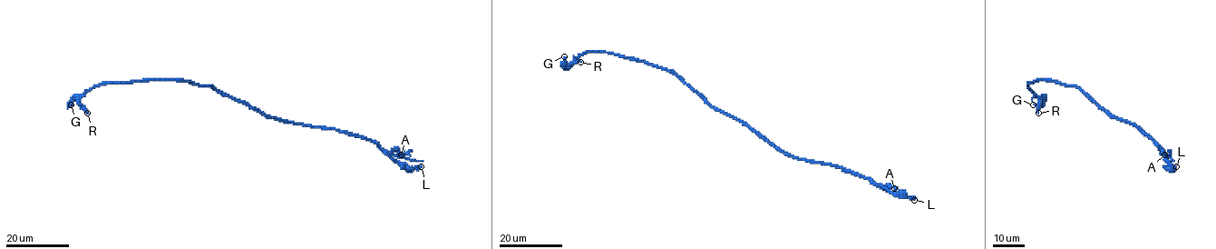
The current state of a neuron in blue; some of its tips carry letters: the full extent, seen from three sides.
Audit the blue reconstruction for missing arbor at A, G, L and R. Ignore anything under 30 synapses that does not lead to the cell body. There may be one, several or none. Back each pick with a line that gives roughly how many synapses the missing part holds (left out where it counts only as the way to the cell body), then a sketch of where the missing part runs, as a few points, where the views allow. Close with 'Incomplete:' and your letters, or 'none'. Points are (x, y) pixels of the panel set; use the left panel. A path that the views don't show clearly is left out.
Incomplete: none

